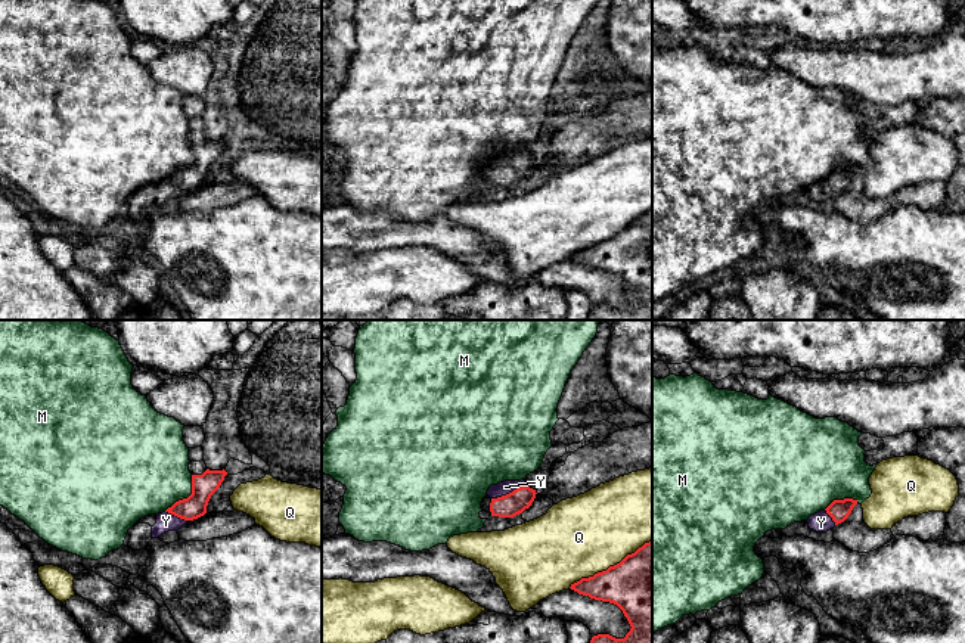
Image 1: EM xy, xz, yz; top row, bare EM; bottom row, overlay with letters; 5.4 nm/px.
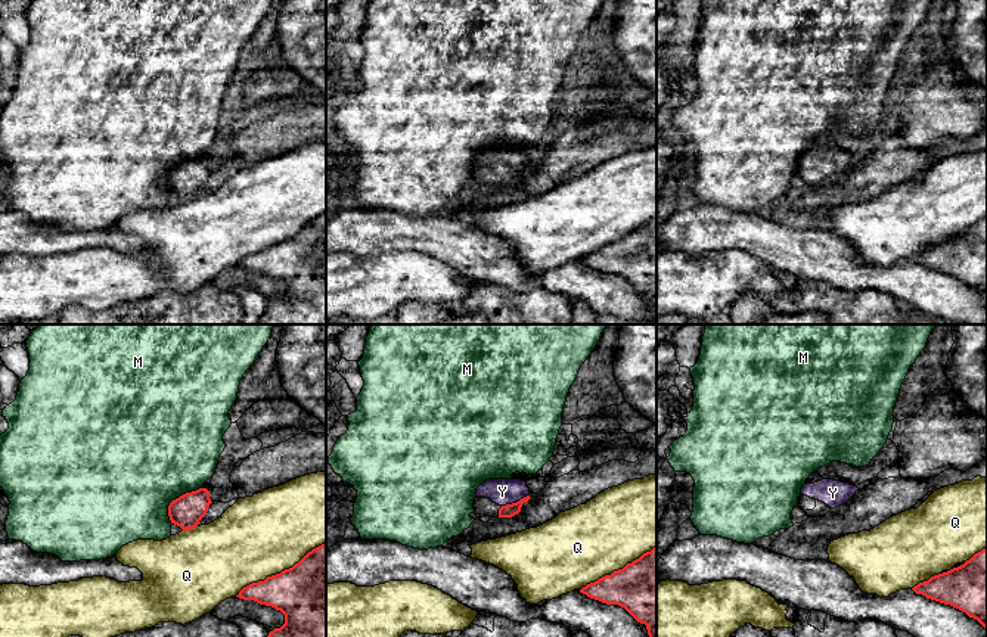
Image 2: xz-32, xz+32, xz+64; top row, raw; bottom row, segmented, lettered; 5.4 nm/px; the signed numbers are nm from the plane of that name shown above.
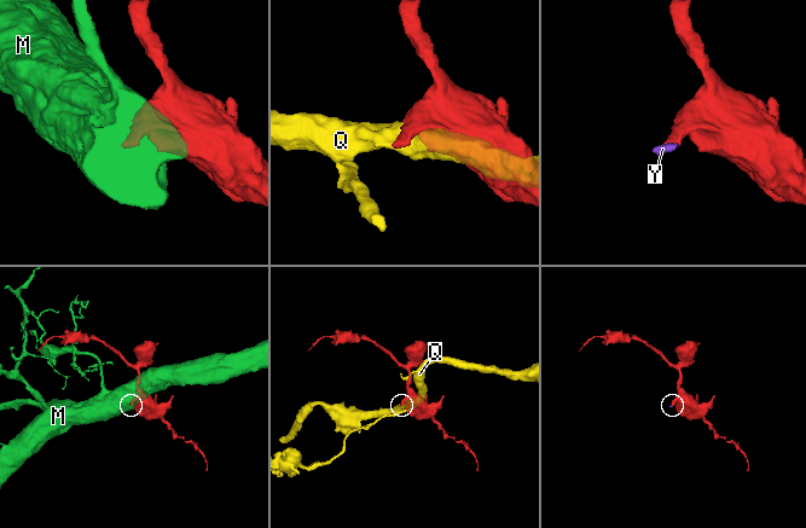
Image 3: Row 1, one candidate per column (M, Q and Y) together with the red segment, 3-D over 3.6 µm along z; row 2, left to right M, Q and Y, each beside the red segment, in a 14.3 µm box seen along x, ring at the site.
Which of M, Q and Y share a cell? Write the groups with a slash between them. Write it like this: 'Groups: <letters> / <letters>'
Groups: M / Q / Y

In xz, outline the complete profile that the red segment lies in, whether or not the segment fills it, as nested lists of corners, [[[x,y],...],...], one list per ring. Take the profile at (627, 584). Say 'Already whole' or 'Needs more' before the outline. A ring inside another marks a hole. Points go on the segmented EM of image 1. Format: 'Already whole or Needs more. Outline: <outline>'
Already whole. Outline: [[[652,541],[606,571],[571,584],[570,588],[617,605],[632,627],[624,639],[598,634],[590,643],[652,643]]]

